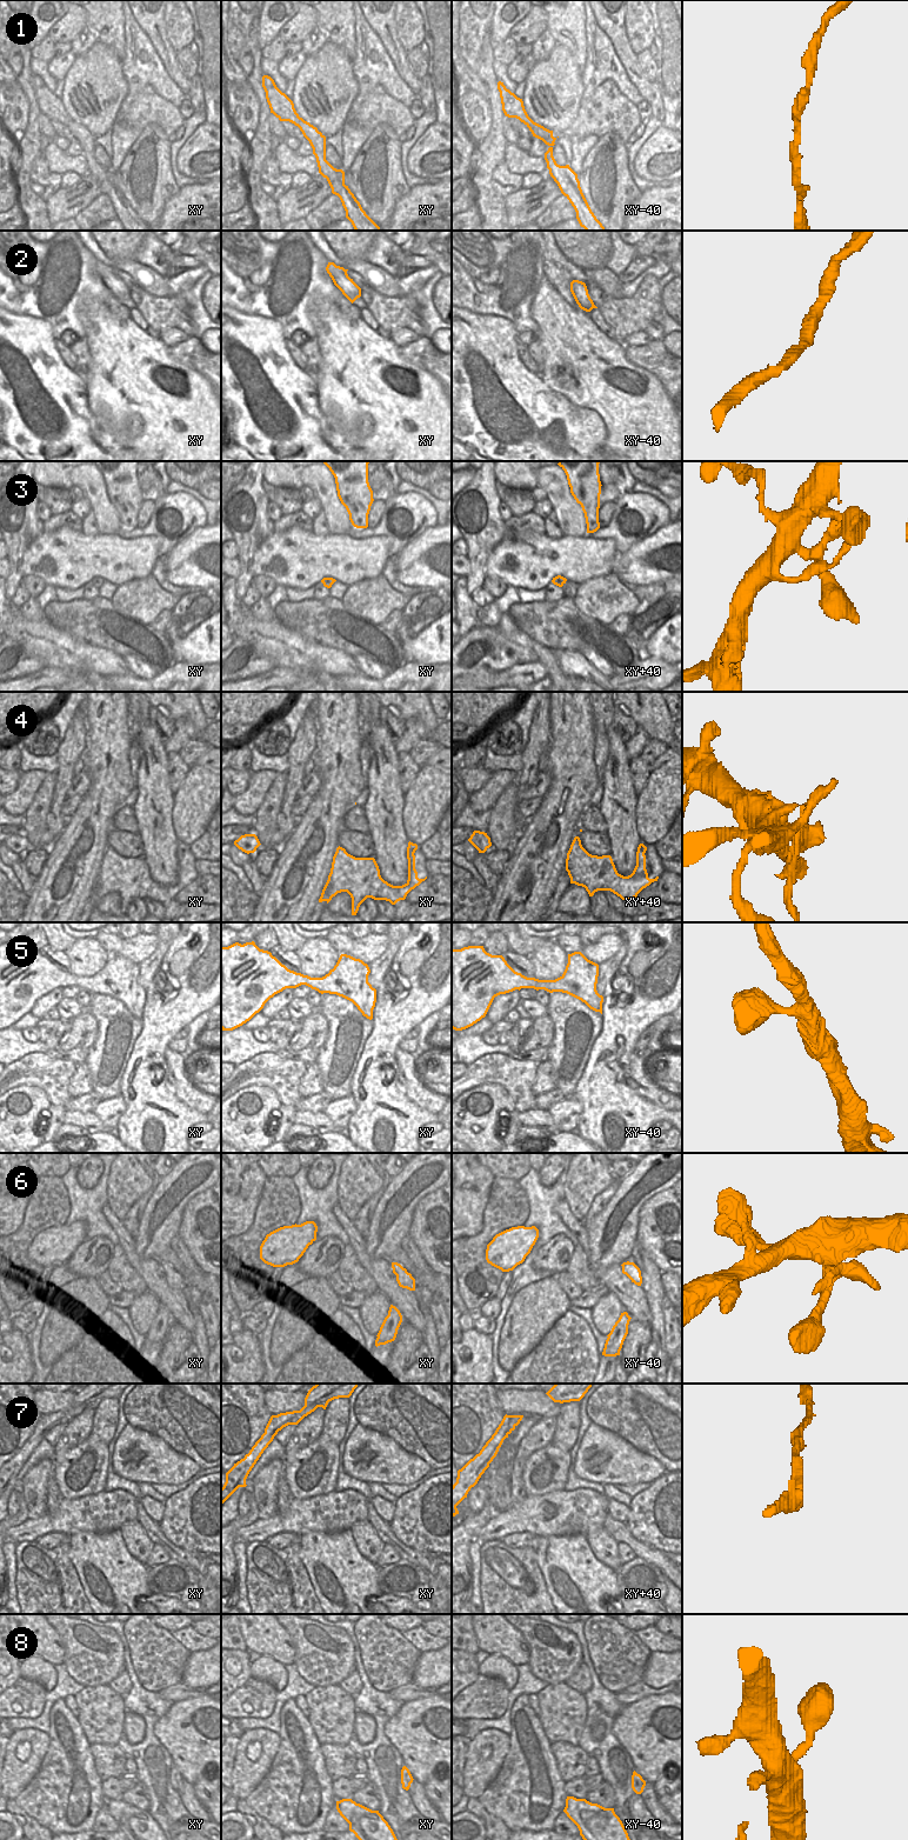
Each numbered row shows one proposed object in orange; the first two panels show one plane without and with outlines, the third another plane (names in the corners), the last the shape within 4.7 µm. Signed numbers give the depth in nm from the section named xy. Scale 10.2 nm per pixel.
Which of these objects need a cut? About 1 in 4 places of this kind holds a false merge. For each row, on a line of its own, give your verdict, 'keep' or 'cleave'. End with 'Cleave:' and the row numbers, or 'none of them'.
1: keep
2: keep
3: keep
4: cleave
5: keep
6: keep
7: keep
8: keep
Cleave: 4

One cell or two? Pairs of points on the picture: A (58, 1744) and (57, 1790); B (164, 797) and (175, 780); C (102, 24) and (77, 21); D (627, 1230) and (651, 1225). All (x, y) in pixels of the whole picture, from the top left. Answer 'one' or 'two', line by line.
A: one
B: two
C: two
D: two

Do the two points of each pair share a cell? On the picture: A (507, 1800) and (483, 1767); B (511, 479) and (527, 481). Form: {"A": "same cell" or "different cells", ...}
{"A": "different cells", "B": "same cell"}

